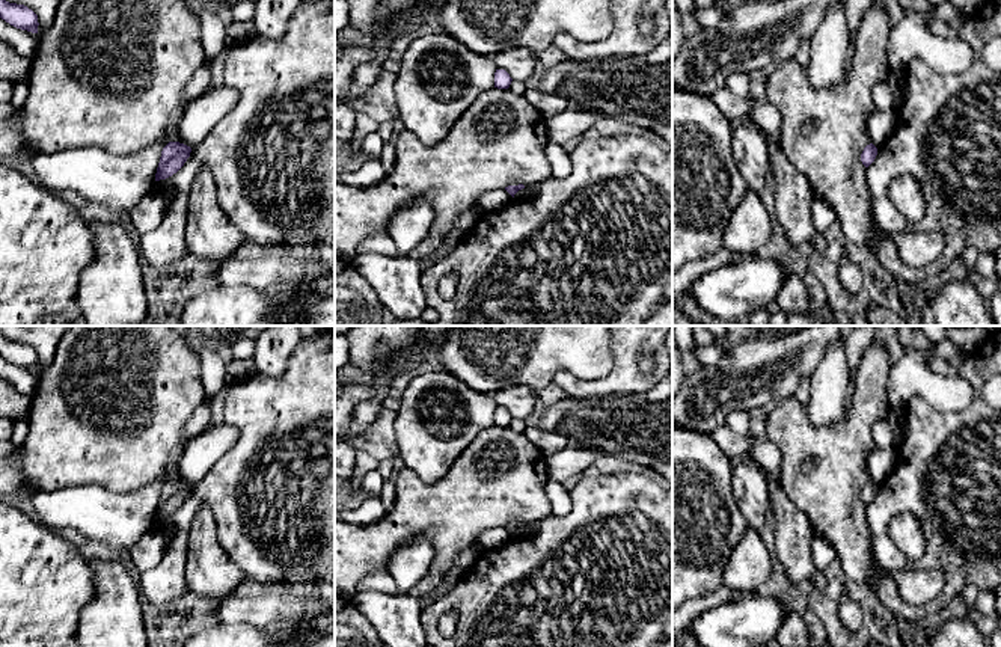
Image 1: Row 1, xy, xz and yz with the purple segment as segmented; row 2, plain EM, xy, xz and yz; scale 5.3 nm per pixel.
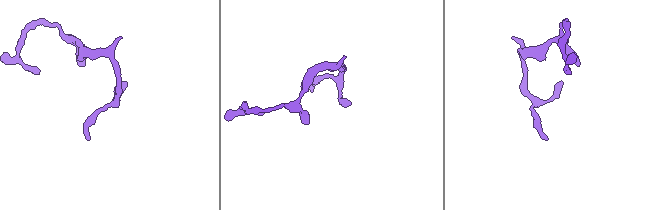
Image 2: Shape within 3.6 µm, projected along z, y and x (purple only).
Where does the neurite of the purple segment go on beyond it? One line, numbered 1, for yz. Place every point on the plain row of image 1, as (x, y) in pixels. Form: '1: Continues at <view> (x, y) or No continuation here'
1: No continuation here

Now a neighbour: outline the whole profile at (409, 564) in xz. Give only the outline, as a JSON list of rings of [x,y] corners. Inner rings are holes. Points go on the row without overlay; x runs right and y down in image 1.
[[[419,534],[389,558],[386,570],[401,594],[407,594],[428,573],[433,557],[434,549],[428,535]]]

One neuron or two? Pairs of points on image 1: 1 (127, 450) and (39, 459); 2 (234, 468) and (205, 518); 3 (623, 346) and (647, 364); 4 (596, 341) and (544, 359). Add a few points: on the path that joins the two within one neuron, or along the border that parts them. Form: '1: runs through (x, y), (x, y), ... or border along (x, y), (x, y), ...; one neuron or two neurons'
1: runs through (106, 450), (61, 450); one neuron
2: border along (204, 504), (213, 516), (219, 545); two neurons
3: border along (644, 349), (653, 358), (653, 371), (650, 374); two neurons
4: runs through (584, 341), (563, 341), (557, 347); one neuron

